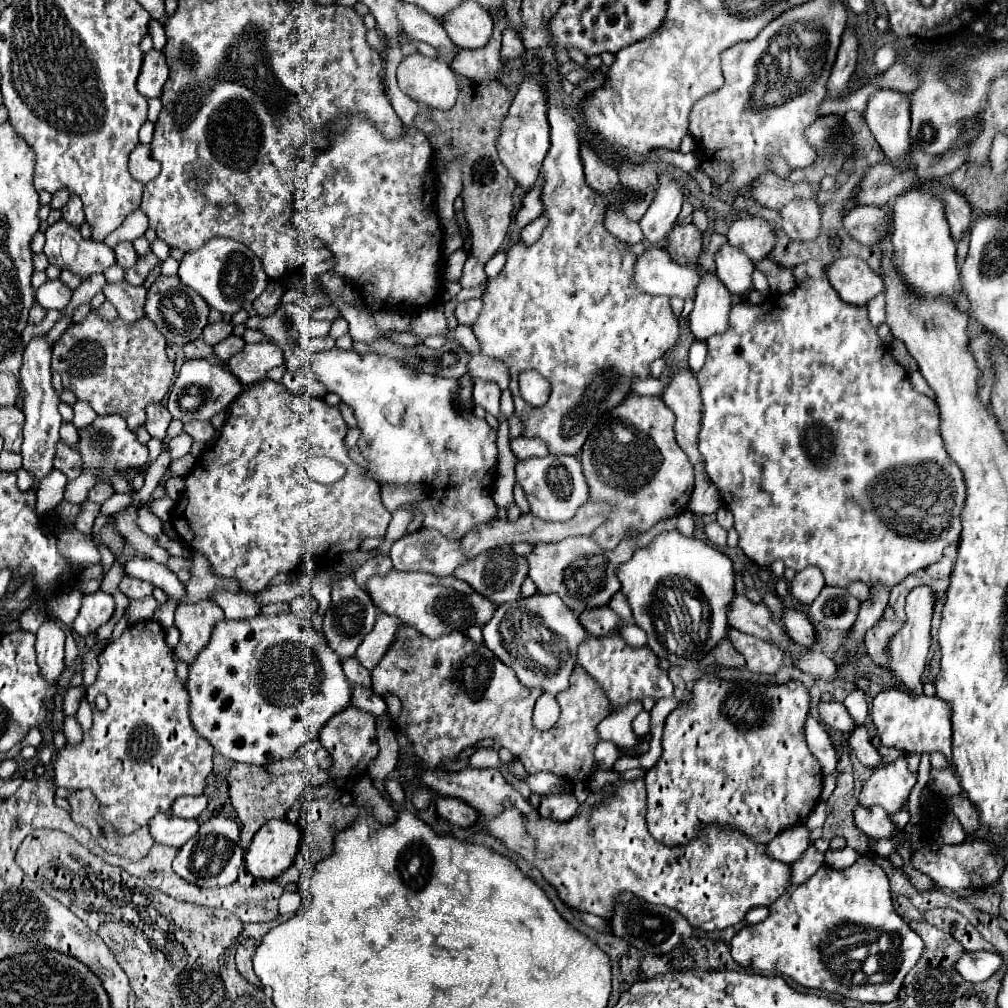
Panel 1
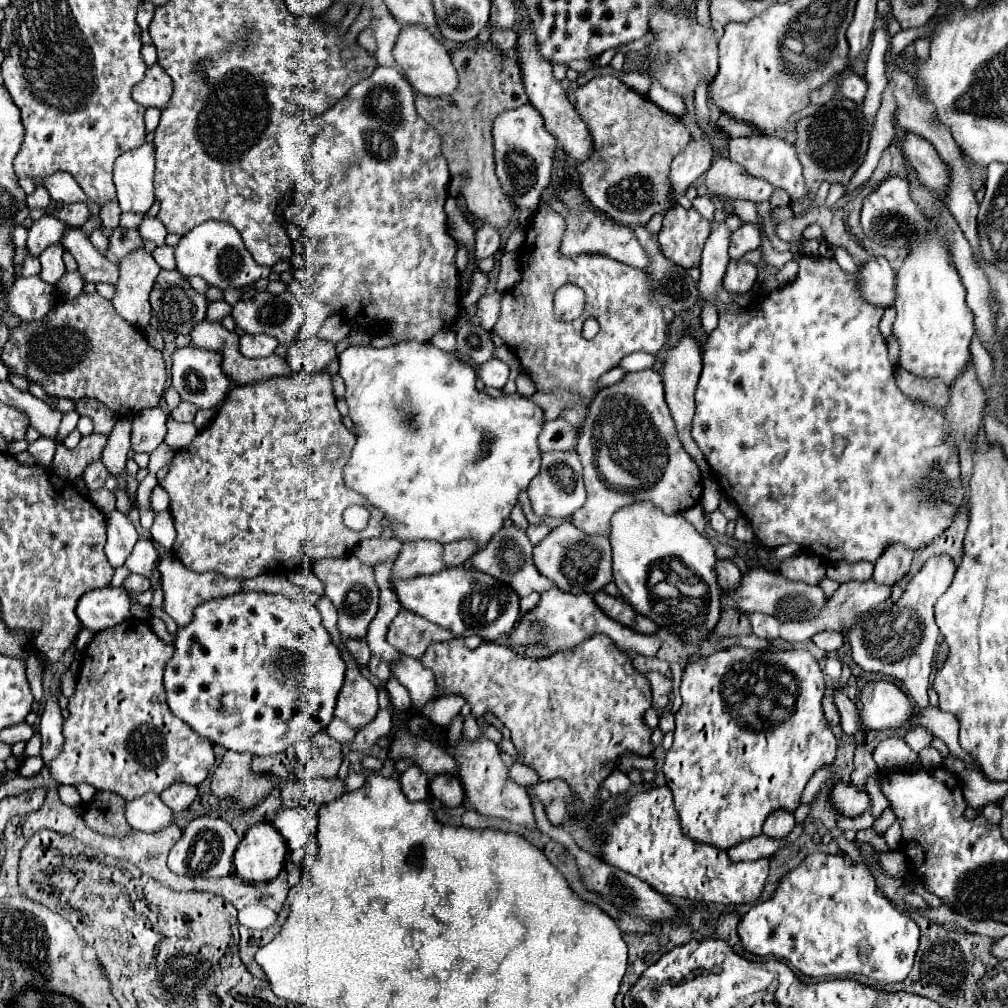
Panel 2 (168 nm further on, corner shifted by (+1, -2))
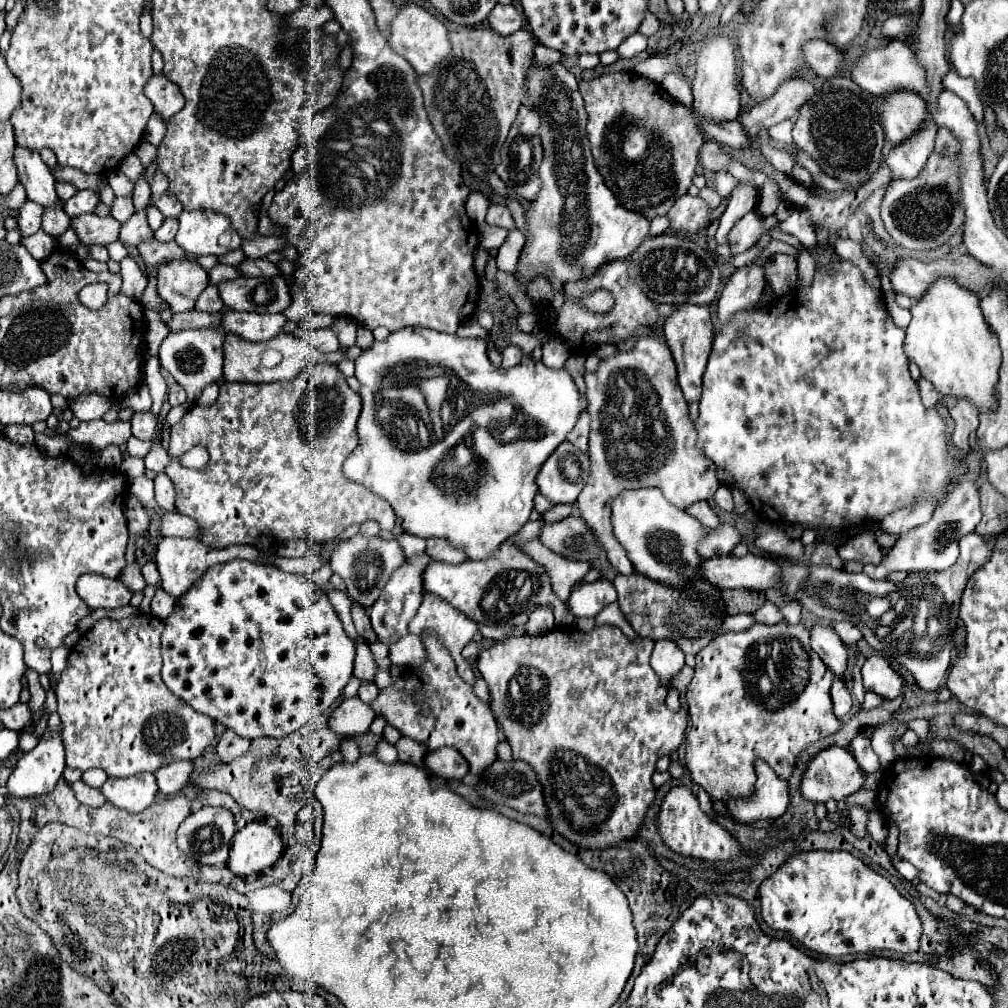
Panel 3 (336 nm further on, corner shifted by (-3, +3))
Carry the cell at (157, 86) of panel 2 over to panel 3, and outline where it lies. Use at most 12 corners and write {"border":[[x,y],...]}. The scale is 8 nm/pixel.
{"border":[[162,73],[146,83],[144,95],[162,119],[184,107],[180,89]]}

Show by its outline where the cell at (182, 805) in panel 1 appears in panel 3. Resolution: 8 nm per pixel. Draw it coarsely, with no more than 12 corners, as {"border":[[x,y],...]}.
{"border":[[172,761],[158,769],[160,793],[166,797],[182,793],[190,783],[194,765]]}

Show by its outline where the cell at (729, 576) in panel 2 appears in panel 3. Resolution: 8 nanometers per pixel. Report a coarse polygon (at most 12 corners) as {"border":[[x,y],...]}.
{"border":[[732,525],[710,529],[700,557],[732,555],[742,541]]}

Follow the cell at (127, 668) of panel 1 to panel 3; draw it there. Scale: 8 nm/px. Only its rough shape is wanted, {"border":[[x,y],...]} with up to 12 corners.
{"border":[[104,617],[56,685],[66,765],[194,761],[214,721],[160,677],[164,623]]}

